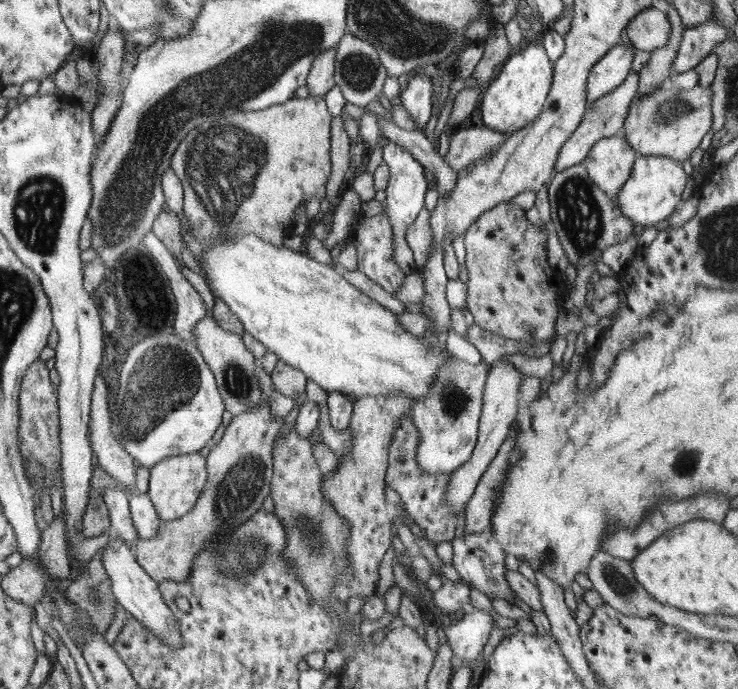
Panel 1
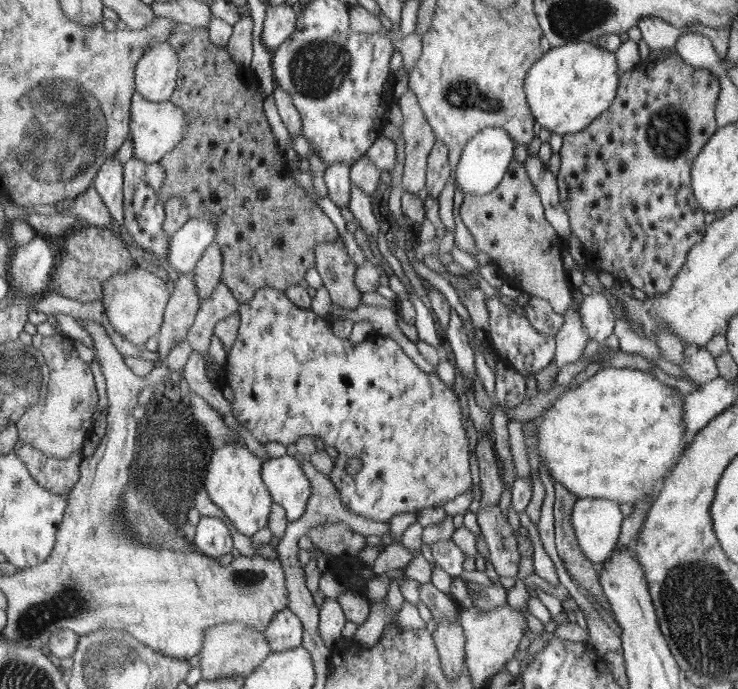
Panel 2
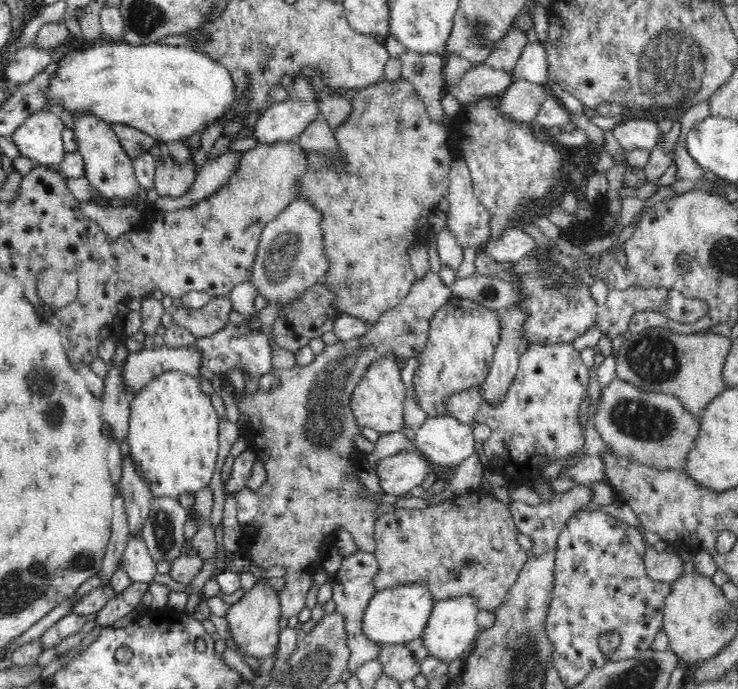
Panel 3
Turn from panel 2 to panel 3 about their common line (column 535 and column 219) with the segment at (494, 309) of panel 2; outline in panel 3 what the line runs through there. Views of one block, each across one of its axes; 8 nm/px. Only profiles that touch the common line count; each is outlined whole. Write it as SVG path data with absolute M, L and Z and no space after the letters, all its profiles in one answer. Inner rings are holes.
M232 321L224 330L218 330L216 334L208 338L197 338L182 326L173 323L166 328L163 338L164 345L169 348L198 347L202 351L201 364L215 374L226 376L229 370L241 370L243 373L252 373L258 378L260 375L273 373L272 369L272 349L270 349L270 339L262 332L253 332L244 322L235 326Z

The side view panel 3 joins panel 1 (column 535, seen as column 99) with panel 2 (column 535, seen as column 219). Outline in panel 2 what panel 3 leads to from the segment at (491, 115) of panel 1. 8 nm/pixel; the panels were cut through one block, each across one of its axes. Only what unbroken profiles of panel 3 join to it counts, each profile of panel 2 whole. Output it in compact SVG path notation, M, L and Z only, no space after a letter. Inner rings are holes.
M594 42L561 44L548 53L527 74L527 102L536 122L554 134L574 134L600 117L616 97L620 72L615 53L598 47Z

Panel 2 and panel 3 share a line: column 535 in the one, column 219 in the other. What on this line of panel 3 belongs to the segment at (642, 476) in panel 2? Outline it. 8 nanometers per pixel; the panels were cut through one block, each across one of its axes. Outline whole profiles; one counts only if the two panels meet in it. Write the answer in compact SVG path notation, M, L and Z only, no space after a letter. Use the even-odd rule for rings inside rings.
M168 371L156 376L150 383L135 393L130 403L129 426L127 428L129 456L134 469L143 477L147 488L155 497L177 498L180 494L198 492L208 487L219 450L219 422L210 397L202 392L196 378L178 371Z

